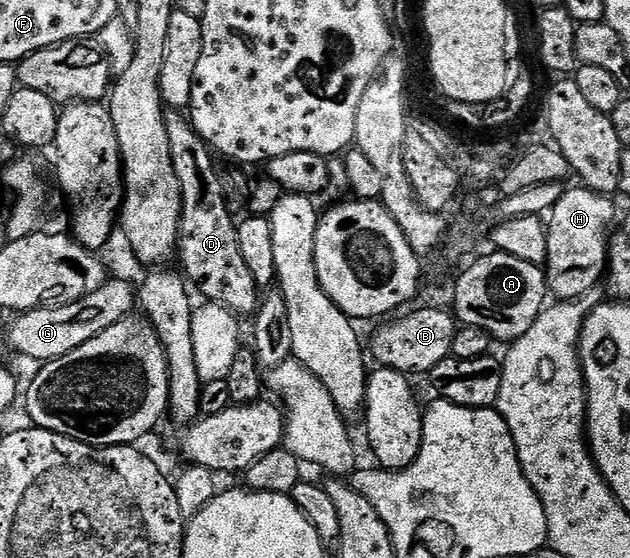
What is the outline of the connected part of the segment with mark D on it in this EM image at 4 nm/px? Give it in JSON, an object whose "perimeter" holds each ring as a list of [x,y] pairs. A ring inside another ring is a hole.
{"perimeter":[[[168,111],[165,117],[169,154],[173,154],[173,170],[177,170],[183,199],[177,249],[178,263],[183,263],[182,275],[190,281],[196,293],[199,291],[204,296],[204,301],[219,305],[239,318],[250,317],[261,303],[261,290],[257,282],[253,282],[253,273],[249,266],[245,266],[245,258],[241,255],[241,246],[237,242],[237,220],[231,217],[219,172],[211,161],[213,153],[182,111]]]}

